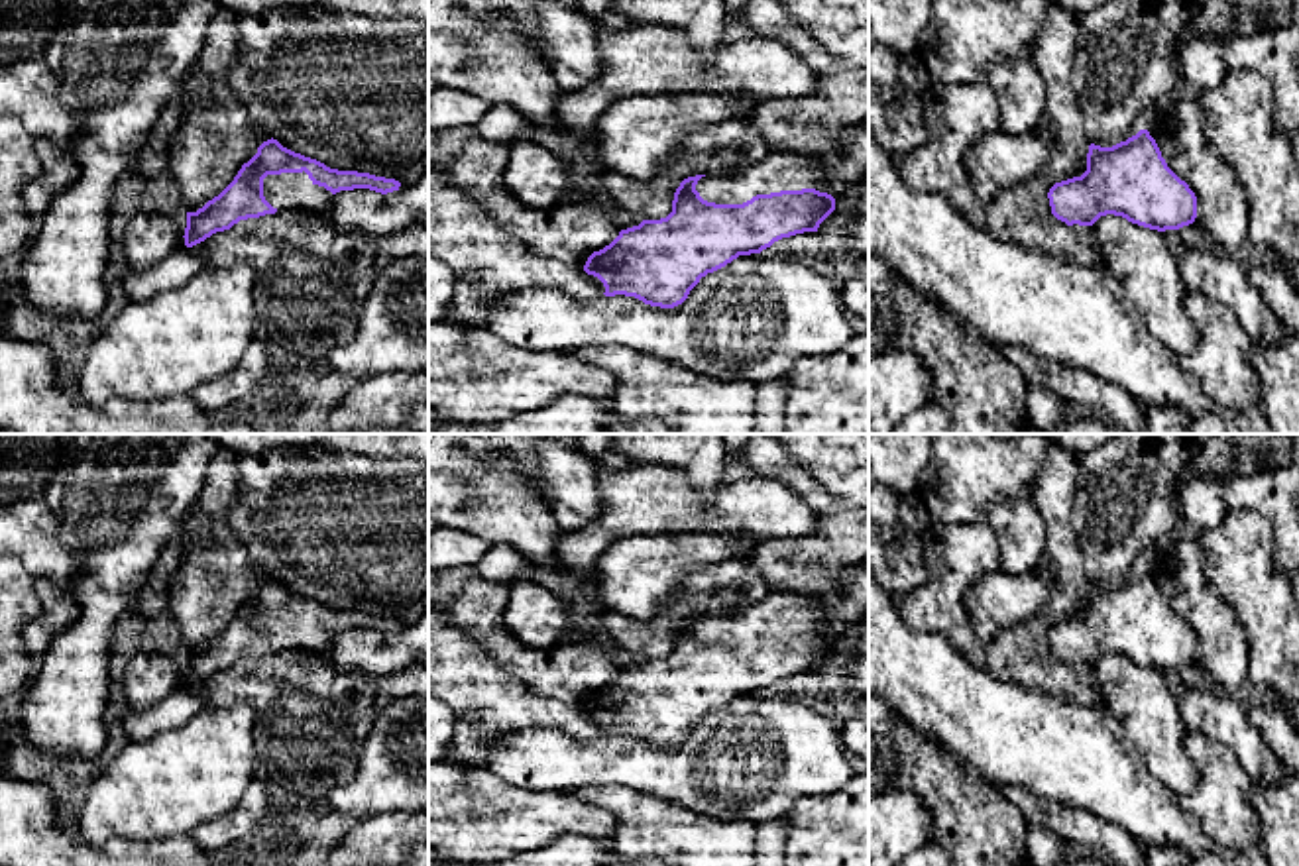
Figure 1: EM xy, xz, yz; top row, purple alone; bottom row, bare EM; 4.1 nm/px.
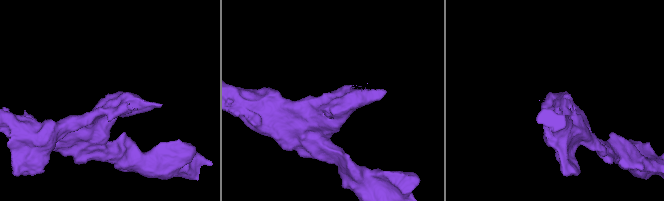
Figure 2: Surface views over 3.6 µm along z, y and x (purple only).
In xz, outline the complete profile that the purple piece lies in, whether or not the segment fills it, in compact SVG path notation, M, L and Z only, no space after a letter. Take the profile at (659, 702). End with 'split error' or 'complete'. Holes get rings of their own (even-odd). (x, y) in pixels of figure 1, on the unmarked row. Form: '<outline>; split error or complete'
M869 560L845 568L831 589L833 605L825 605L819 593L770 591L753 607L688 617L676 628L666 658L621 670L609 685L588 697L584 711L603 723L605 736L625 734L650 746L674 748L702 717L739 695L761 693L782 677L818 672L835 650L835 638L816 626L825 622L849 632L869 613Z; split error

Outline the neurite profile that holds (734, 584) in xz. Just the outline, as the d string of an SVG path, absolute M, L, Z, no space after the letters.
M727 560L688 575L674 603L662 607L652 619L635 621L601 609L593 619L593 628L611 644L643 660L660 660L672 652L674 632L684 619L753 607L768 593L770 587L753 560Z

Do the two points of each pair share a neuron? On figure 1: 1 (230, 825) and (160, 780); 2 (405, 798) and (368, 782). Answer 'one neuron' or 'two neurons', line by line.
1: two neurons
2: one neuron

